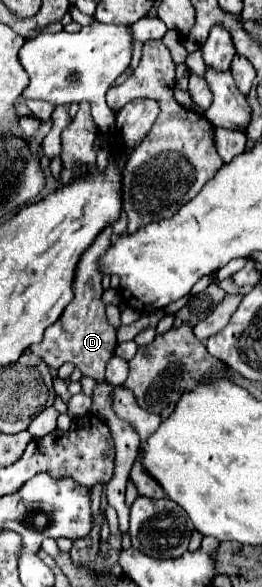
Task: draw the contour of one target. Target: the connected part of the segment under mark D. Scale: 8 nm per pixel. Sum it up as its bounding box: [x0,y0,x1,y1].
[29,226,117,380]

